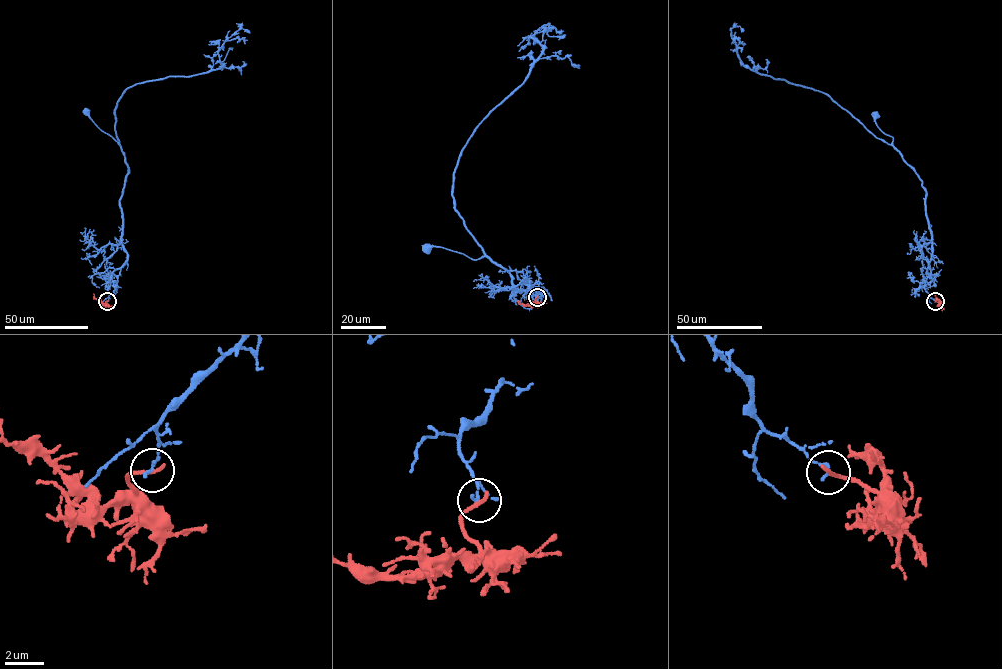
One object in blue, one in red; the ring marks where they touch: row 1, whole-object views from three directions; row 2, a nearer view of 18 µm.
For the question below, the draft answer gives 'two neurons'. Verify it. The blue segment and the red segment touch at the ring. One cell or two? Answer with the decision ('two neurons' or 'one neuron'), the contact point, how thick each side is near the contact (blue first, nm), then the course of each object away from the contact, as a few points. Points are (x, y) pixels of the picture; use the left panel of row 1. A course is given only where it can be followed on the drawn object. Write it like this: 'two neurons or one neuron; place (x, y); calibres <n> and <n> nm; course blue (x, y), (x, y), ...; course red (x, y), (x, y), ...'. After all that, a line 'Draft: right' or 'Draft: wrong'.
two neurons; place (107, 301); calibres 150 and 240 nm; course blue (107, 301), (115, 289), (110, 275), (127, 258), (119, 198), (129, 168), (117, 142), (86, 111); course red (107, 301), (102, 303), (93, 293)
Draft: right

